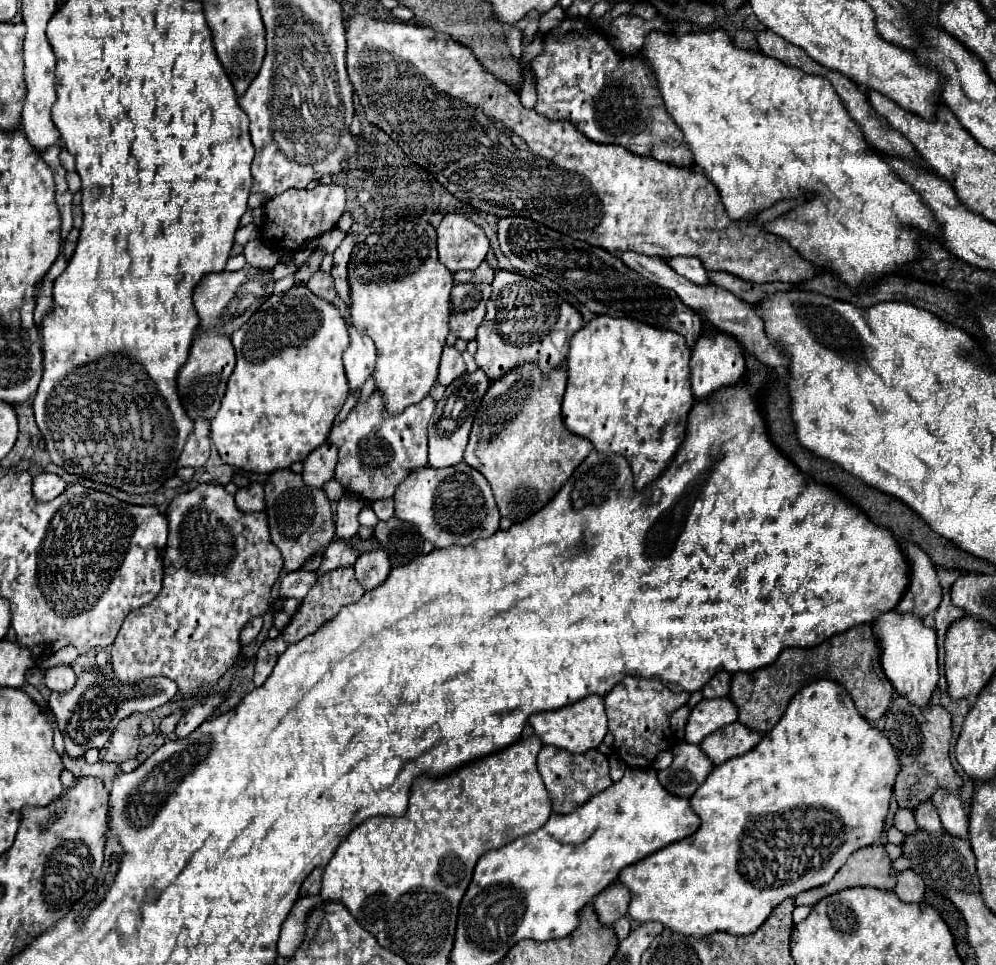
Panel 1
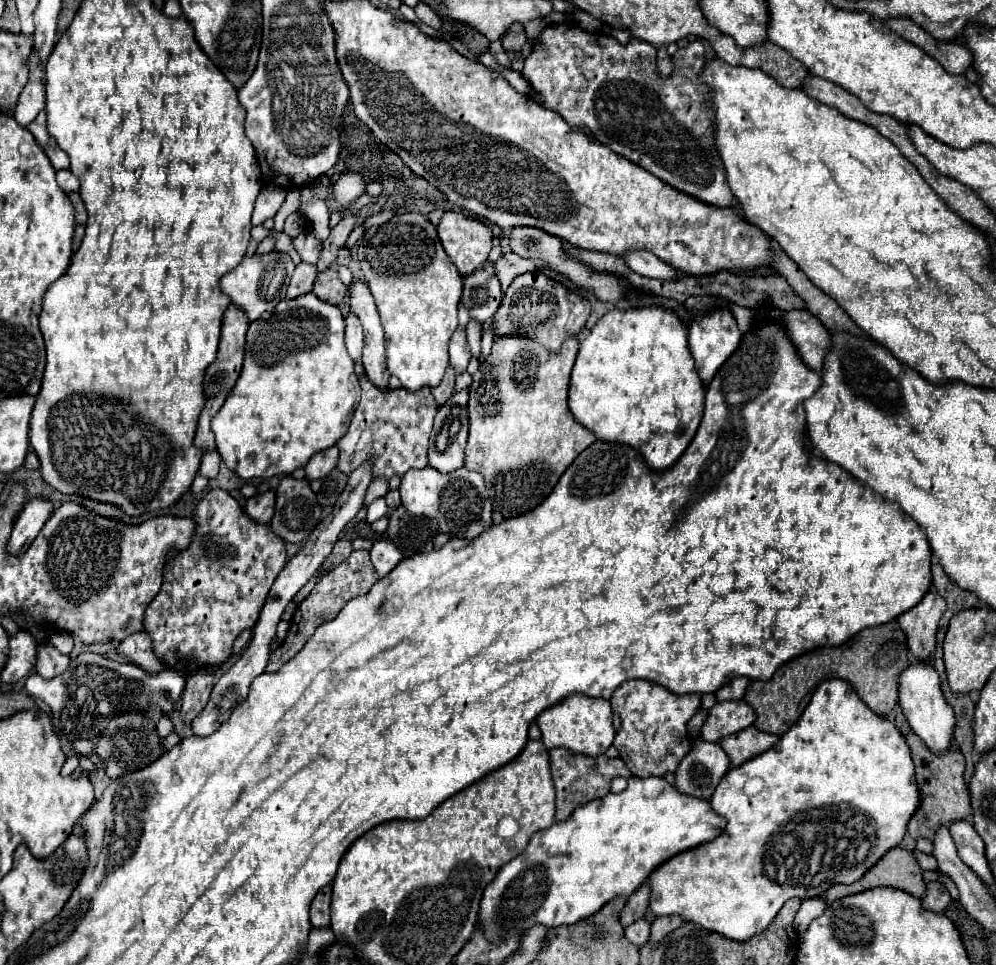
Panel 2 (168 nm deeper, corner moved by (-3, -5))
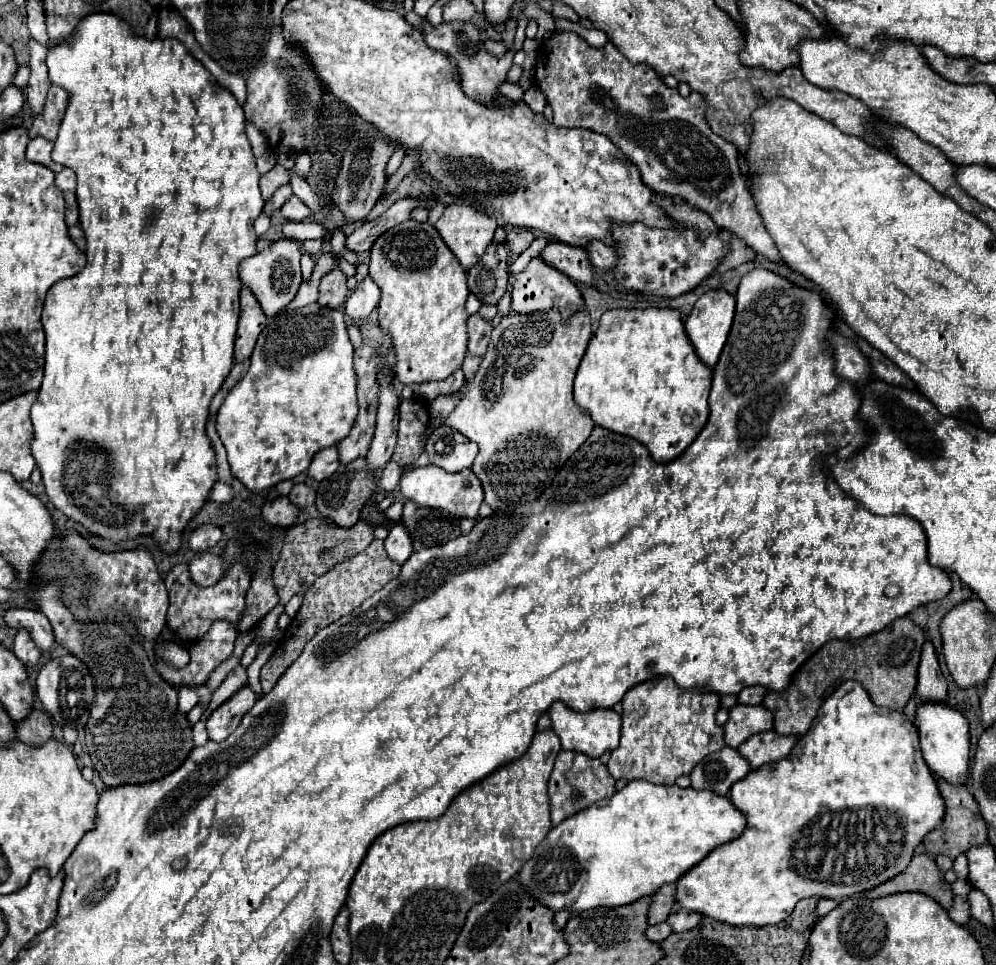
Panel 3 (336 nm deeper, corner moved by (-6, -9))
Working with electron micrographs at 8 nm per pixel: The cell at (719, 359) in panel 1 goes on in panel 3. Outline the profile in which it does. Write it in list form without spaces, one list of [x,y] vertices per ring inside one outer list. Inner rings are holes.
[[[707,291],[685,321],[685,331],[697,357],[711,369],[719,361],[733,317],[735,297],[725,291]]]

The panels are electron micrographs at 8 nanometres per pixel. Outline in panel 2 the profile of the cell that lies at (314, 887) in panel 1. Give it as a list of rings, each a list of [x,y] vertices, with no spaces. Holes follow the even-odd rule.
[[[330,885],[324,887],[316,895],[316,899],[310,907],[310,921],[312,921],[314,927],[320,927],[320,929],[330,927],[330,897],[332,897],[332,887]]]

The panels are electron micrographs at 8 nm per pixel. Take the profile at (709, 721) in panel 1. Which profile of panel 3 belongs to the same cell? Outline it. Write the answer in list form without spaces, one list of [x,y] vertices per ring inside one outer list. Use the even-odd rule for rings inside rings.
[[[735,705],[729,711],[729,721],[723,725],[723,739],[727,747],[737,749],[739,743],[755,733],[769,731],[773,727],[773,715],[761,705]]]

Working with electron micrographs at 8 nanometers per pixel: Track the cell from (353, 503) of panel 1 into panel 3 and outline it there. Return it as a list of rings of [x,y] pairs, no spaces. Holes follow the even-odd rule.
[[[389,461],[385,465],[385,469],[381,471],[381,479],[379,479],[379,485],[383,491],[393,491],[397,485],[399,485],[399,475],[401,475],[401,465]]]

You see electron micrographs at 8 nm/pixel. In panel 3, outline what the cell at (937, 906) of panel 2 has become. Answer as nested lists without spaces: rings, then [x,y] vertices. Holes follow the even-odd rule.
[[[955,895],[951,909],[947,909],[947,915],[949,915],[949,919],[953,919],[959,925],[967,923],[969,921],[969,905],[967,905],[967,899]]]

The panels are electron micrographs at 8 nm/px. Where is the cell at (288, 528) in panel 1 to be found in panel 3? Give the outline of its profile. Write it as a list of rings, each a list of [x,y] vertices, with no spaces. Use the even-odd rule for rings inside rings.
[[[305,483],[293,485],[293,489],[289,491],[289,499],[291,503],[295,503],[299,509],[309,507],[311,503],[315,503],[315,491],[311,487],[307,487]]]

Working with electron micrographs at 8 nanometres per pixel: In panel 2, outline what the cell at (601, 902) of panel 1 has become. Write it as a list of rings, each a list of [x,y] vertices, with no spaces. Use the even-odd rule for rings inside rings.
[[[644,883],[636,893],[630,895],[624,911],[622,911],[622,917],[620,921],[624,923],[624,927],[628,927],[630,923],[642,919],[648,911],[648,903],[650,903],[650,885]]]

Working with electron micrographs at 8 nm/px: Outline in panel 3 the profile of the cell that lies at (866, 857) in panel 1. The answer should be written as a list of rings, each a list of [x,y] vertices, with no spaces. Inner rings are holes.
[[[915,853],[903,873],[895,875],[895,879],[889,879],[887,883],[881,883],[879,887],[873,887],[871,891],[865,891],[863,897],[877,899],[903,891],[917,891],[927,897],[933,897],[943,909],[951,907],[953,901],[949,883],[943,879],[943,873],[937,869],[935,861],[925,853]]]

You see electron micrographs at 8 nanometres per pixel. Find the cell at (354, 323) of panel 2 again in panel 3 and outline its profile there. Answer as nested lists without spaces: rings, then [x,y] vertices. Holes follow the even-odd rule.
[[[365,277],[359,283],[359,287],[349,295],[345,303],[345,315],[353,317],[355,325],[359,325],[371,315],[377,303],[379,303],[379,287],[373,283],[373,279]]]

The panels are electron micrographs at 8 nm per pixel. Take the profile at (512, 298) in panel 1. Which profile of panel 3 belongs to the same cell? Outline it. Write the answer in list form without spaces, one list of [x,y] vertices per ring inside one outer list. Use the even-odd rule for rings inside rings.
[[[533,257],[531,263],[525,267],[525,271],[515,275],[515,285],[513,285],[513,293],[511,293],[513,313],[535,313],[535,311],[549,311],[549,309],[557,307],[561,311],[563,319],[569,319],[583,307],[583,303],[585,301],[583,301],[579,287],[567,275],[563,275],[561,271],[543,263],[541,257]]]

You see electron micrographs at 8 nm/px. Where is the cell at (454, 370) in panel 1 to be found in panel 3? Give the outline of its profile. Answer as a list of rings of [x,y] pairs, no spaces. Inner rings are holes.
[[[479,313],[471,315],[467,321],[467,333],[469,333],[469,343],[467,343],[467,353],[481,357],[487,349],[489,337],[491,337],[491,321],[485,321],[479,317]]]

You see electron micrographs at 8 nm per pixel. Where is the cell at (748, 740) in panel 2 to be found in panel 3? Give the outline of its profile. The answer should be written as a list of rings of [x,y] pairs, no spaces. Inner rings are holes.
[[[765,731],[743,741],[737,747],[737,751],[749,761],[751,769],[757,769],[765,763],[773,763],[773,761],[787,757],[795,743],[797,743],[795,735],[783,737],[783,735],[777,735],[775,731]]]

